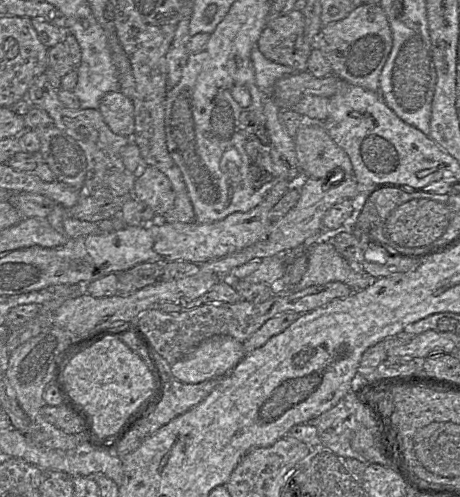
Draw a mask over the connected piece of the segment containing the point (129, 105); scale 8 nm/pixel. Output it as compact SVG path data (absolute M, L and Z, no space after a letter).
M121 91L107 93L100 101L99 111L113 133L132 140L135 119L134 105L130 97Z

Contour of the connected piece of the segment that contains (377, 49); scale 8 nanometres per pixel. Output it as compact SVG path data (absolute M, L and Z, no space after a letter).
M361 4L344 19L322 26L315 46L329 61L332 73L349 84L379 93L379 75L392 47L392 33L380 5Z

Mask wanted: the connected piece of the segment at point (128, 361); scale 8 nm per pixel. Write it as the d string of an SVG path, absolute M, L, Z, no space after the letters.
M126 332L104 337L75 355L63 369L65 388L91 418L94 437L99 443L117 435L124 422L149 399L154 390L152 375L139 355L147 360L135 335Z

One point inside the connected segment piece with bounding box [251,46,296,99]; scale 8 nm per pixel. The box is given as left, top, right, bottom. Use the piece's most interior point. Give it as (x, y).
(267, 72)

